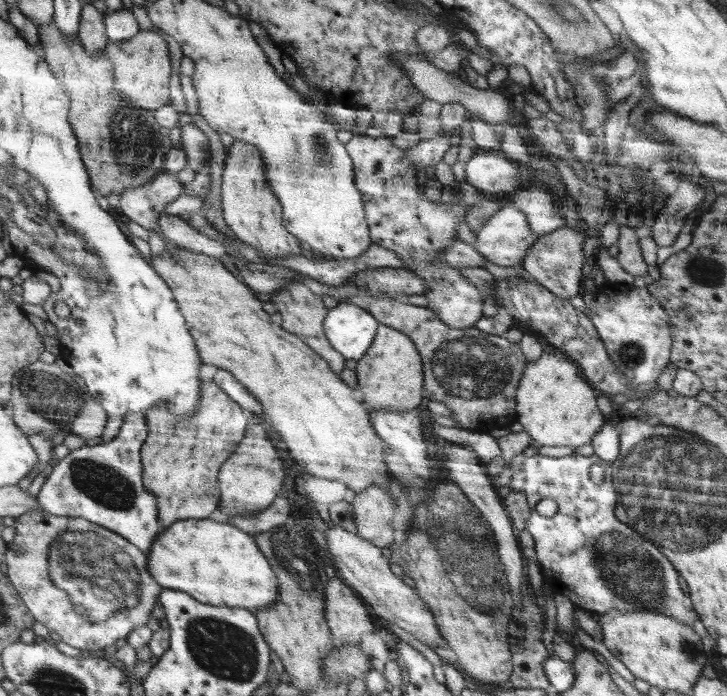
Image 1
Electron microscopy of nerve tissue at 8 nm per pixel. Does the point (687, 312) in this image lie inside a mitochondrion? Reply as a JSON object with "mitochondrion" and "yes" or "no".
{"mitochondrion":"no"}

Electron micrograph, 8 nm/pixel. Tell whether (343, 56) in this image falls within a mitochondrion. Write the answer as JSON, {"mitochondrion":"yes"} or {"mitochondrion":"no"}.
{"mitochondrion":"no"}

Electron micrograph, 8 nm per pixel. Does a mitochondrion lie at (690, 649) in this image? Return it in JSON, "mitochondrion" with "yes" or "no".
{"mitochondrion":"yes"}

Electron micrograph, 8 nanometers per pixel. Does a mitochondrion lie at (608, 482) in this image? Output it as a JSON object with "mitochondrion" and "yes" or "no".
{"mitochondrion":"yes"}

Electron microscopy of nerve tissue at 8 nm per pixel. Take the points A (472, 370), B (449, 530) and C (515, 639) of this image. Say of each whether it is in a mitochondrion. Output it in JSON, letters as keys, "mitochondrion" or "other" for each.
{"A":"mitochondrion","B":"mitochondrion","C":"other"}

